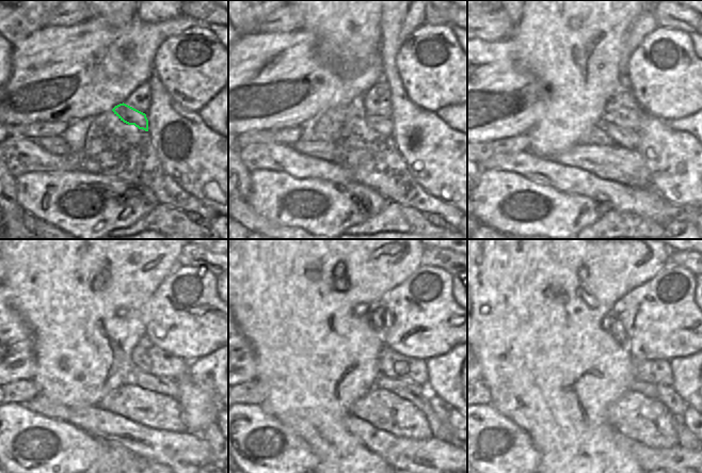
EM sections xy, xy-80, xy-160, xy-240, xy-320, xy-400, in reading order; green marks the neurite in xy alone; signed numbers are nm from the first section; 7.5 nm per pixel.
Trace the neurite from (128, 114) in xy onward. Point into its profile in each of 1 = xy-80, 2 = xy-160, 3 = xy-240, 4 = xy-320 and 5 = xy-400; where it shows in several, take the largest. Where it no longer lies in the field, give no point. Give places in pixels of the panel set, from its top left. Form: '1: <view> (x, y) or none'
1: xy-80 (383, 126)
2: xy-160 (628, 139)
3: xy-240 (164, 385)
4: xy-320 (418, 395)
5: xy-400 (684, 436)

